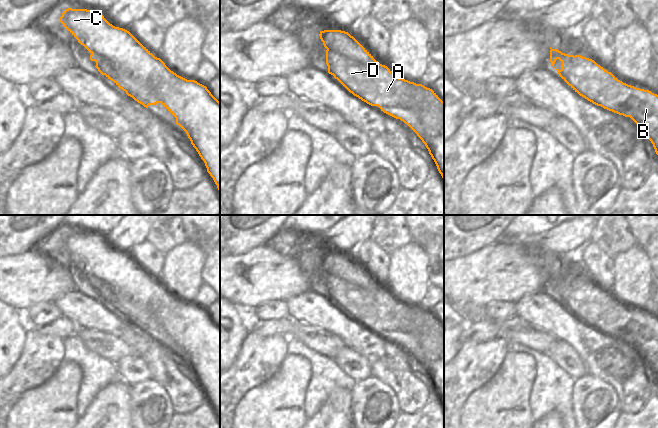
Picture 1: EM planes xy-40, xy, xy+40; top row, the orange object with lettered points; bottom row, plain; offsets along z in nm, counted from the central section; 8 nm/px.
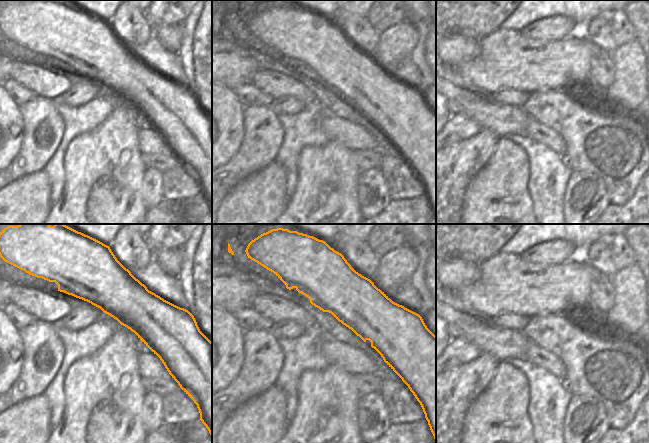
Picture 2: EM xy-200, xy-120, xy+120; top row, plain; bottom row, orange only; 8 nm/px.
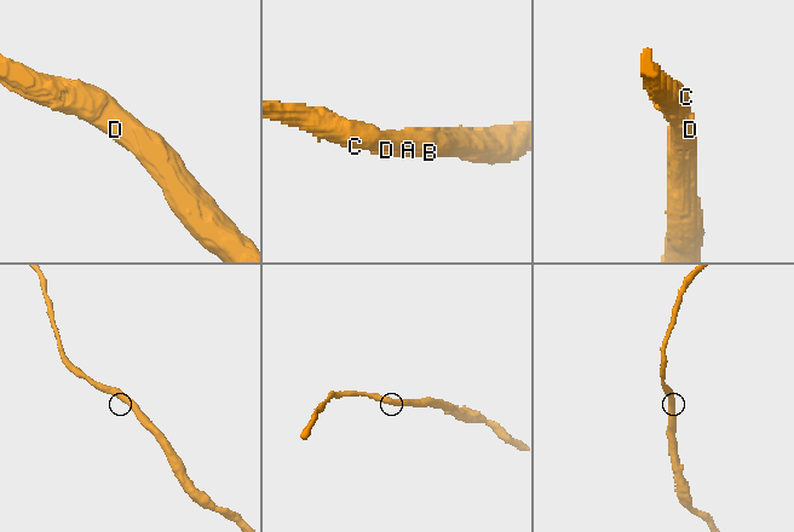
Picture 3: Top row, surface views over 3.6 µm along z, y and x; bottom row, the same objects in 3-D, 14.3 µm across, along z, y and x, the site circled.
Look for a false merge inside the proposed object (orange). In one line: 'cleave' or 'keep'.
keep

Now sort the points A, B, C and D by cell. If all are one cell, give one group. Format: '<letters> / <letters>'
A B C D

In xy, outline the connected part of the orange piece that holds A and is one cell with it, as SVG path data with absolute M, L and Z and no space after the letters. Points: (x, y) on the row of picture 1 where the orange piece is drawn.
M341 30L320 31L326 50L328 73L333 75L350 93L371 106L378 106L384 113L403 121L422 140L444 180L444 102L430 88L396 76L387 66L380 64L348 32Z

